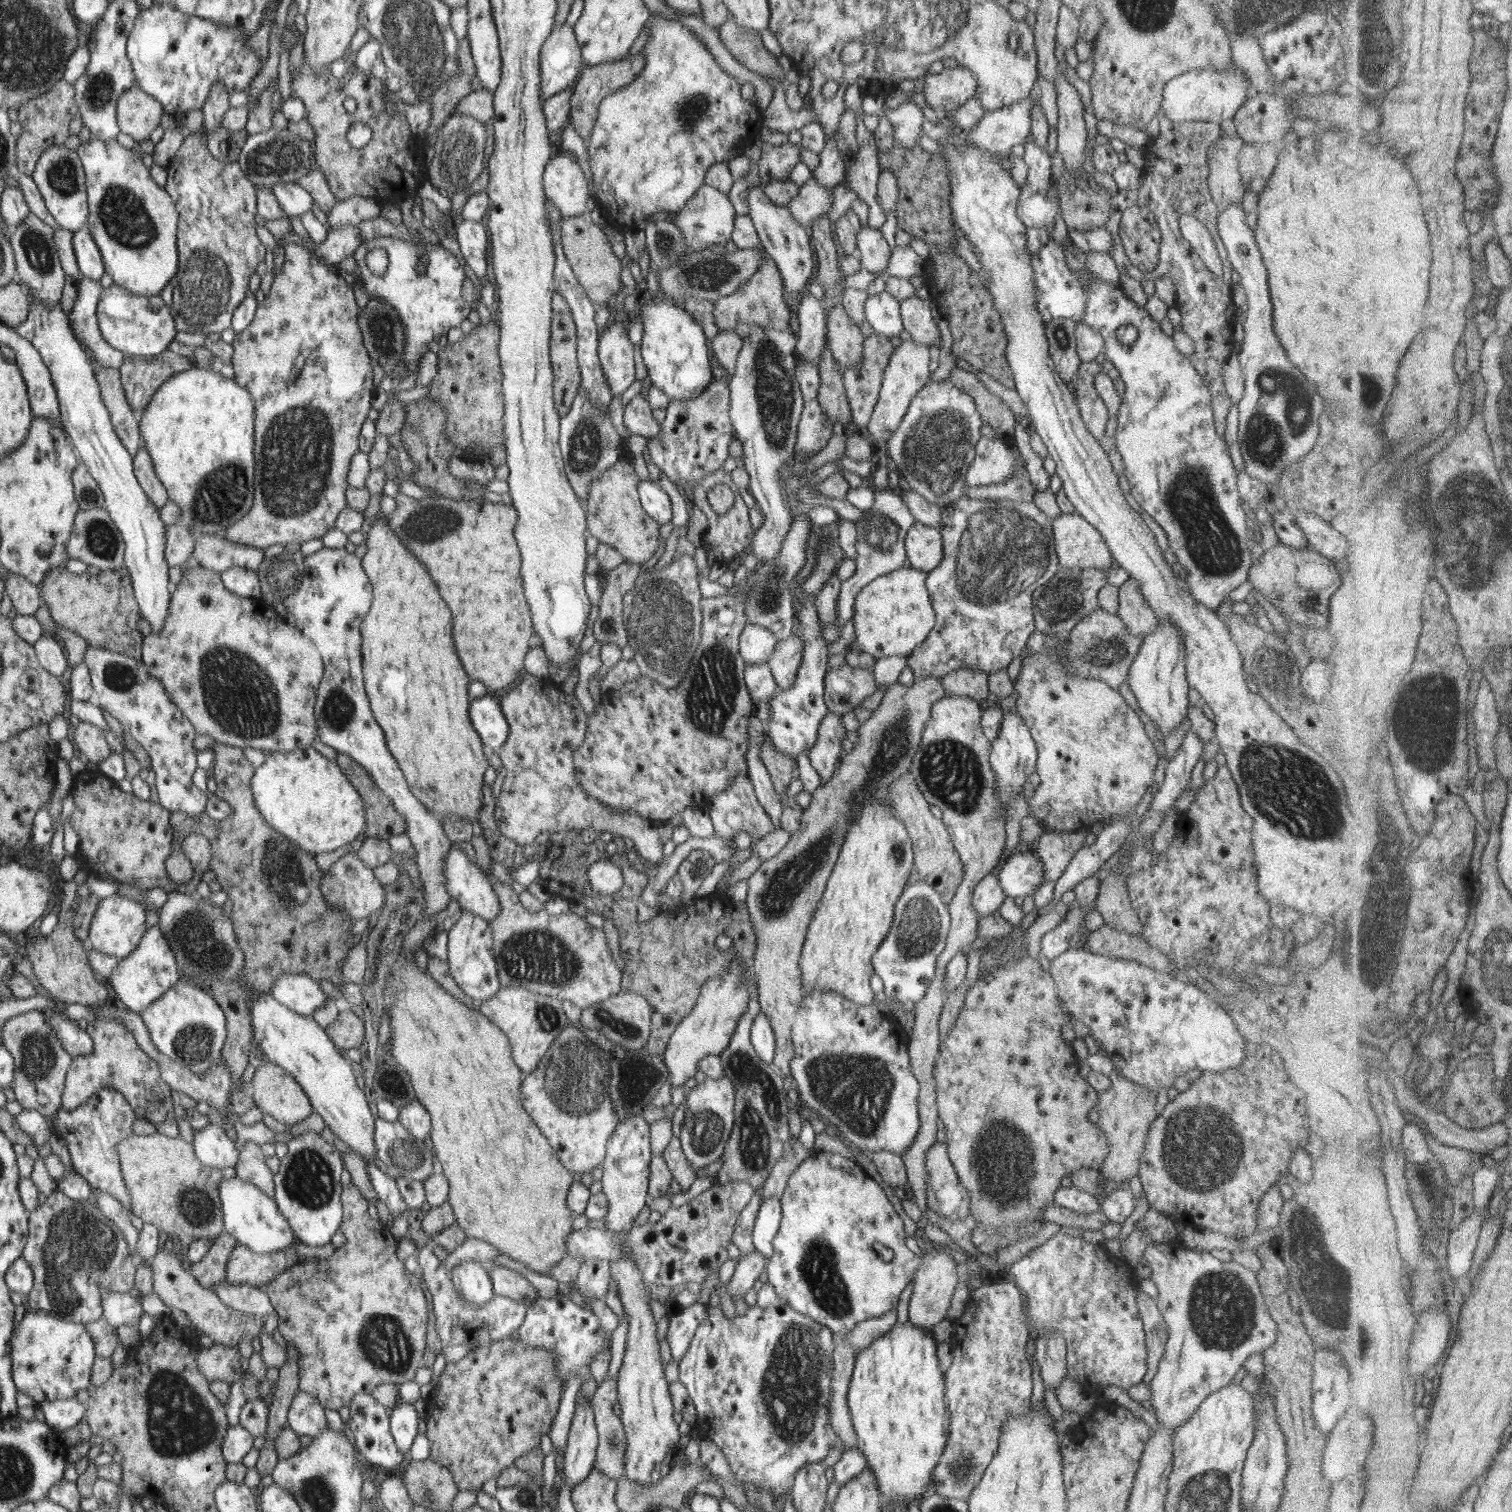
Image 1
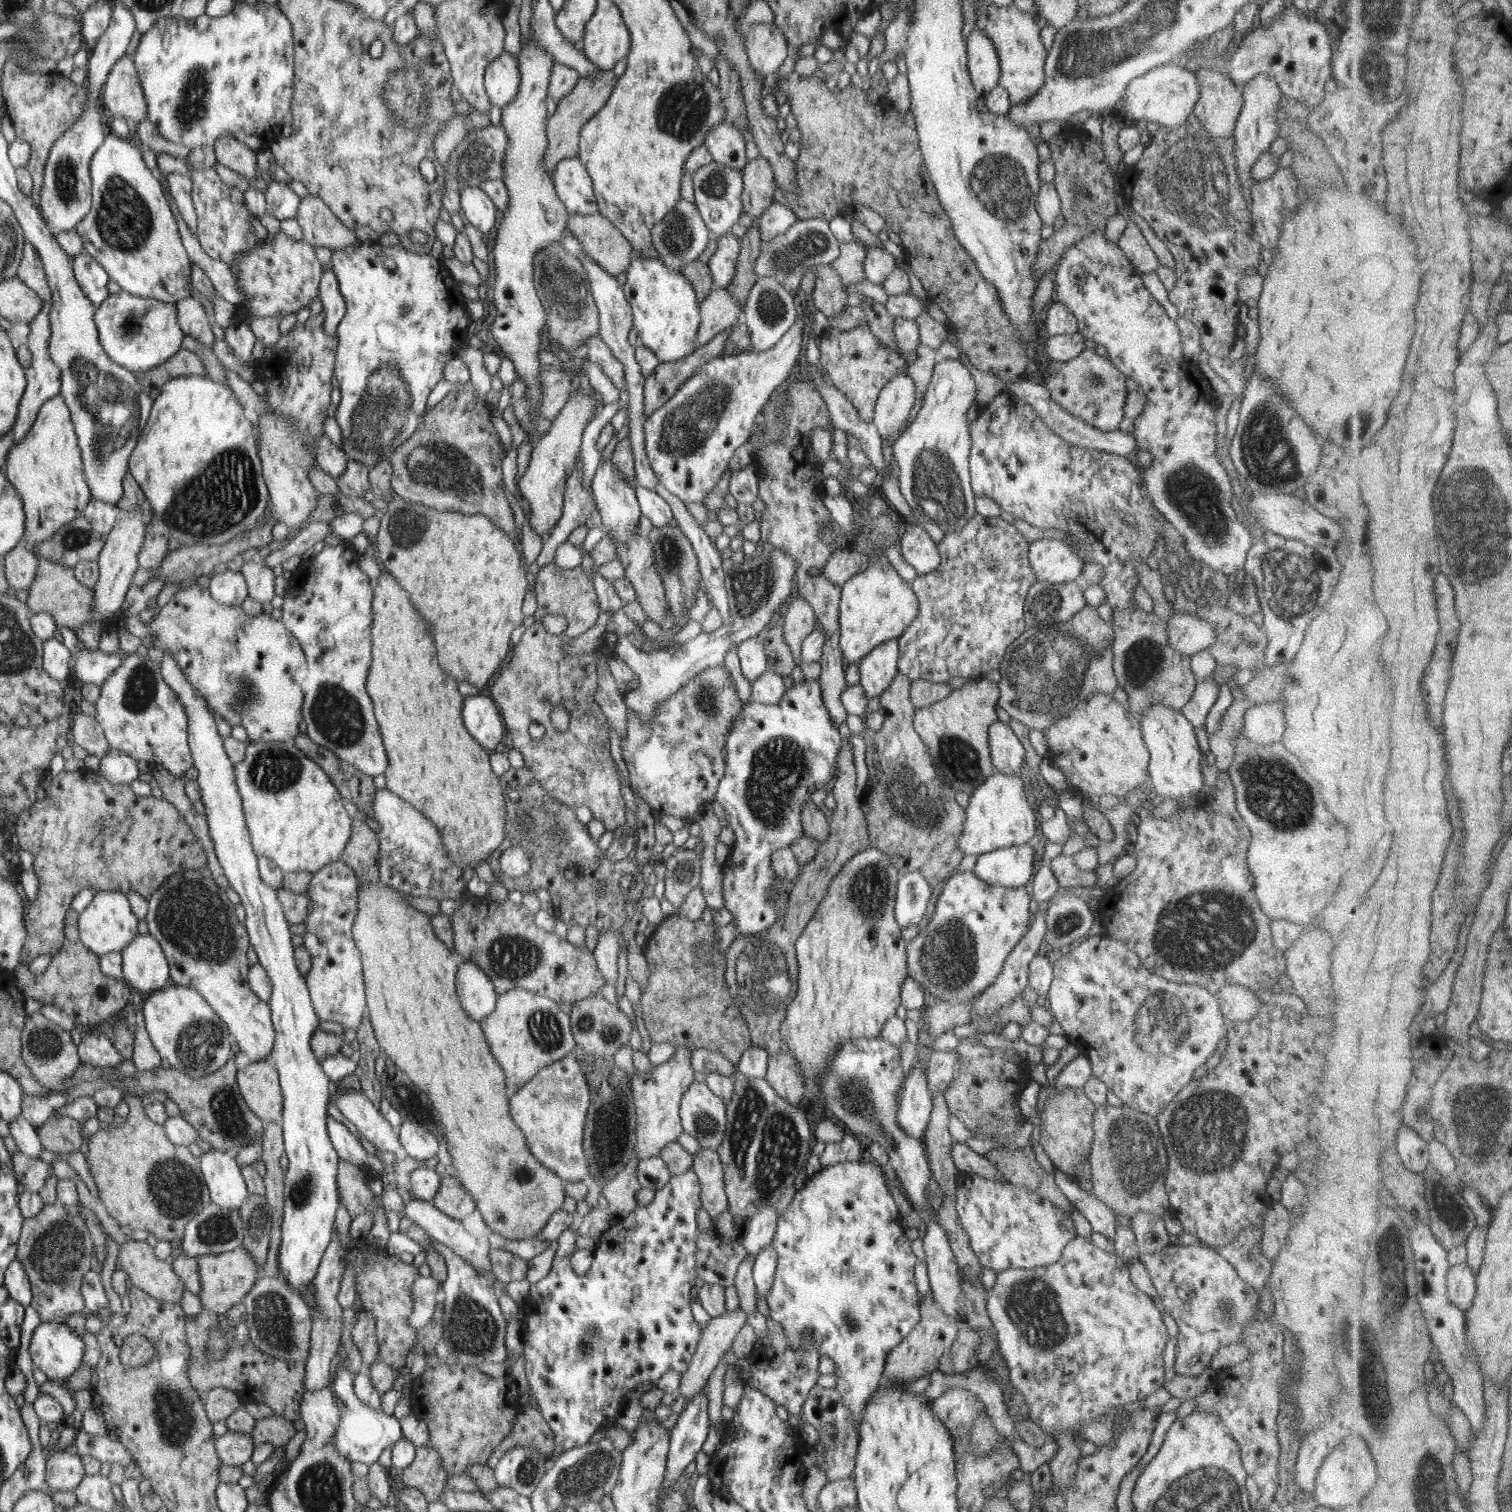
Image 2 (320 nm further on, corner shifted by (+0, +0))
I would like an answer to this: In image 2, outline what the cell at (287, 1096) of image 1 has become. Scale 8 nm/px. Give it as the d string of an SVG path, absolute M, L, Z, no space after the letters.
M268 1060L252 1062L238 1071L239 1091L247 1105L264 1122L280 1121L283 1116L283 1092L278 1086L278 1074Z

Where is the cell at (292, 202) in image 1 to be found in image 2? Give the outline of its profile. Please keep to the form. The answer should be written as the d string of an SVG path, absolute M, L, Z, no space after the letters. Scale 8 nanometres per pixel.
M269 179L262 184L267 202L267 214L283 221L294 219L297 215L301 198L286 183Z

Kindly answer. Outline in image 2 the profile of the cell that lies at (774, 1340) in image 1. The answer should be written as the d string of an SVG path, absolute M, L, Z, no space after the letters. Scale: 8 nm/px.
M769 1319L766 1321L768 1337L760 1344L754 1344L752 1351L746 1355L744 1360L750 1366L751 1377L746 1385L757 1388L762 1394L771 1398L777 1405L784 1405L790 1415L799 1418L803 1422L803 1404L812 1390L816 1386L819 1372L818 1351L812 1340L805 1342L800 1349L790 1349L786 1343L784 1327L780 1323Z

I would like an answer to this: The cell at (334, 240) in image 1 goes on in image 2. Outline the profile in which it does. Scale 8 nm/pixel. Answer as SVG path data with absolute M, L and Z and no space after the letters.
M333 270L325 271L320 285L320 300L323 306L323 315L327 334L334 337L337 335L339 326L345 313L345 300L339 289Z

